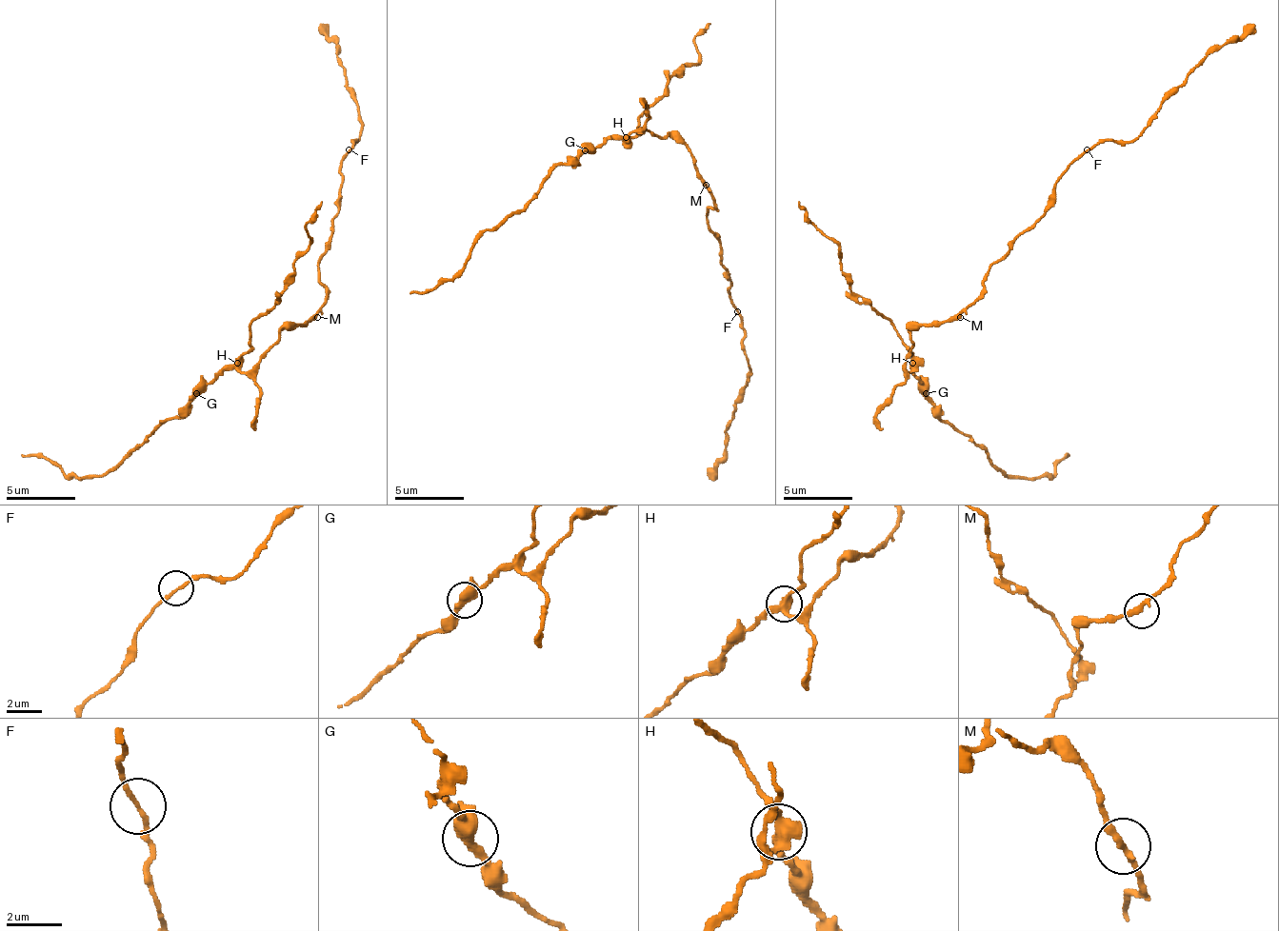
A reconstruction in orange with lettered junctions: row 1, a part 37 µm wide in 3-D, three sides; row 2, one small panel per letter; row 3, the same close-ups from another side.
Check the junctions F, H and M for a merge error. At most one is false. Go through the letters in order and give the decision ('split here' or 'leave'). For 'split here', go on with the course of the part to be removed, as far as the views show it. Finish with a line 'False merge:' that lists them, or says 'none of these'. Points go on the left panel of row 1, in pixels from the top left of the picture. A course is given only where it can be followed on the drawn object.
F: leave
H: split here; course (238, 362), (217, 372), (172, 417), (100, 476), (66, 476), (38, 455), (21, 455)
M: leave
False merge: H

